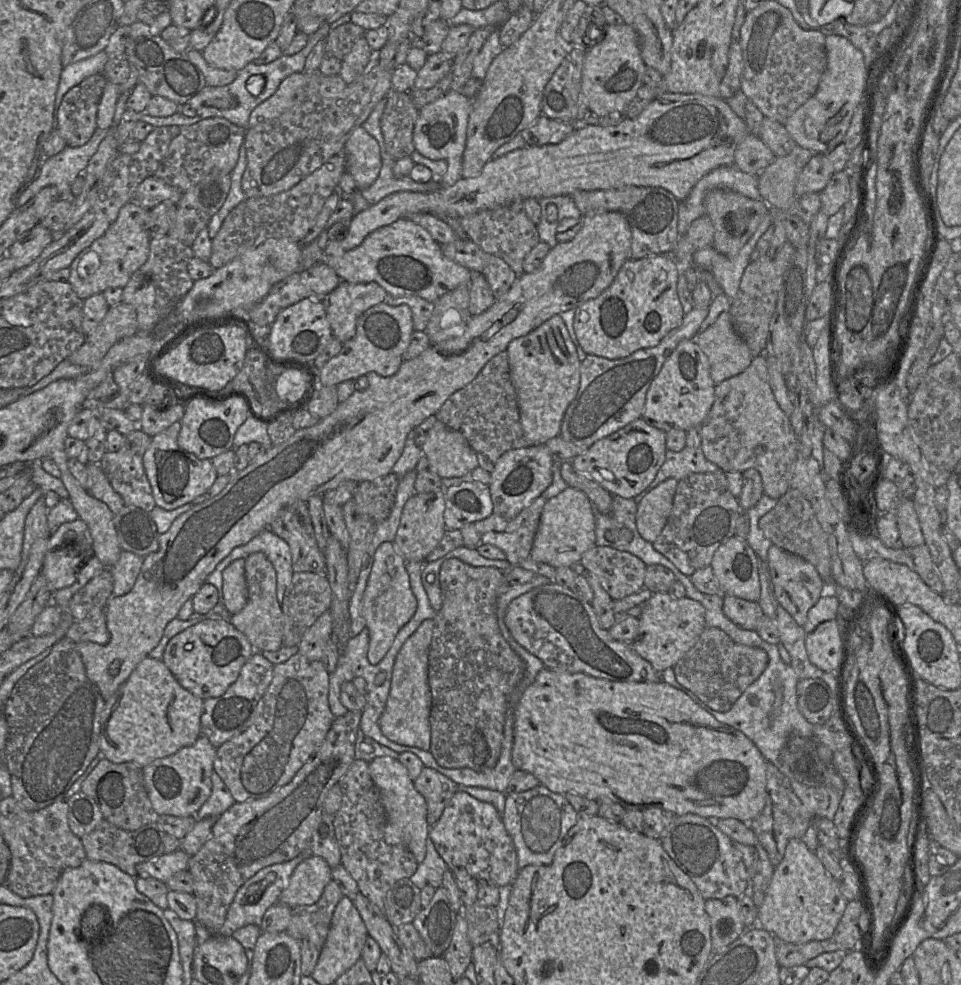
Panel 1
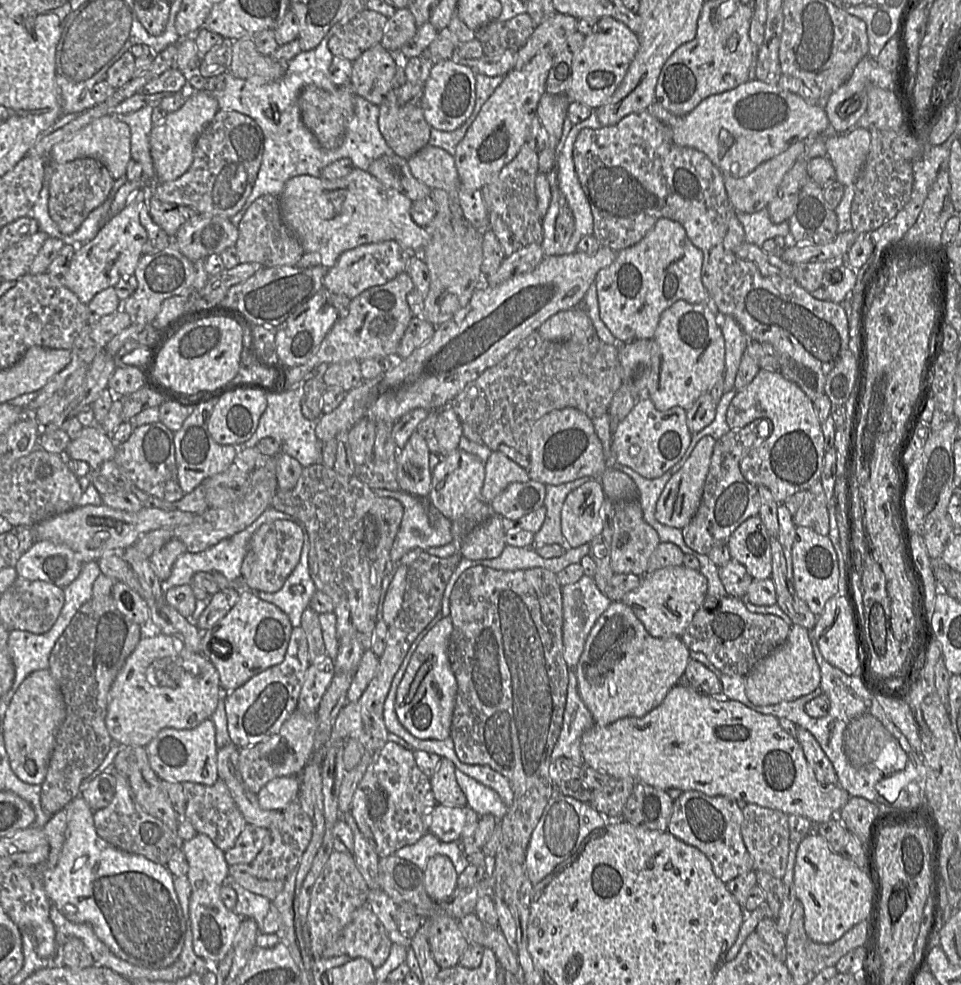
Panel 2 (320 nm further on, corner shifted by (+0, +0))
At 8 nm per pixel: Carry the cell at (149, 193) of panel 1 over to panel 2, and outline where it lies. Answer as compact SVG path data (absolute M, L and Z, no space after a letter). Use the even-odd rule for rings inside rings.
M153 195L148 196L148 209L153 221L171 238L183 224L199 214L190 206L164 202Z

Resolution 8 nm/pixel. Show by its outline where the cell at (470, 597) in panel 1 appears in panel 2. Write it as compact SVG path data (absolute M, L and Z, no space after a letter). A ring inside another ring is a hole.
M483 565L471 567L457 579L449 598L450 614L453 629L449 641L448 657L451 669L457 682L457 694L451 722L450 737L458 758L465 764L488 766L506 777L513 790L512 805L501 819L501 843L493 860L493 889L494 899L504 899L505 882L517 866L525 862L527 847L531 834L537 826L545 807L551 797L557 792L557 786L550 777L551 755L563 727L563 717L567 700L569 683L568 667L563 656L563 605L562 586L557 574L545 568L530 568L516 571L496 570Z

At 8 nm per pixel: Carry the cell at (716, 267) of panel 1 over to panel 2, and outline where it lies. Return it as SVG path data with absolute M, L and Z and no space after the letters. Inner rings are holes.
M768 209L748 214L736 212L737 218L744 230L744 242L761 247L762 244L776 236L787 237L789 235L788 222L774 224L769 218Z

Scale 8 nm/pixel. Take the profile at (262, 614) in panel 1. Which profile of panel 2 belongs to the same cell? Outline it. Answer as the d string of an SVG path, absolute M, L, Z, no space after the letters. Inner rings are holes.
M274 520L263 524L252 536L249 550L254 553L245 587L253 592L275 593L299 562L304 535L300 526L288 520Z

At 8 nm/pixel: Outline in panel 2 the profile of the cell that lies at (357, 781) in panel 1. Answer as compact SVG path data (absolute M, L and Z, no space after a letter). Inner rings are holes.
M388 741L373 754L351 803L350 813L379 858L416 843L428 832L428 817L437 803L430 778L417 766L413 751Z

